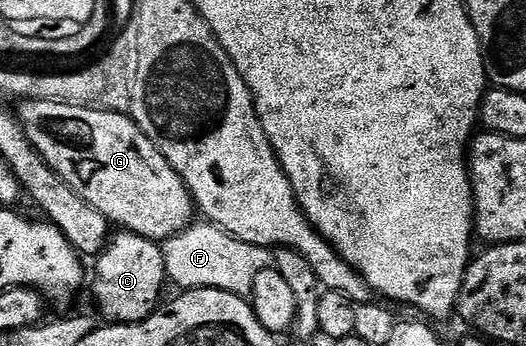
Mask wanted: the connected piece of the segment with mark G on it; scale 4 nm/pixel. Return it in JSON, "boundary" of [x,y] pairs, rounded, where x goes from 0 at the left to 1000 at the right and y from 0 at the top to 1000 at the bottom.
{"boundary":[[[42,292],[38,306],[36,350],[67,439],[74,439],[74,451],[89,462],[95,486],[120,520],[127,520],[131,540],[158,566],[158,578],[165,578],[173,601],[188,601],[188,613],[196,613],[196,624],[217,656],[247,665],[306,705],[356,662],[369,639],[367,572],[340,497],[333,497],[333,486],[317,474],[302,428],[295,428],[295,416],[260,367],[243,327],[74,292]]]}

